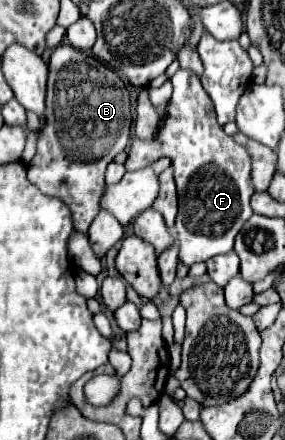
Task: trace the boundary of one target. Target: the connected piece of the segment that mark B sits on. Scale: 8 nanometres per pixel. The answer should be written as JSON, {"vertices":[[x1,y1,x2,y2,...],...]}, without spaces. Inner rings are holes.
{"vertices":[[59,44,49,60,49,82,47,82,47,110,45,110,45,126,37,140,37,154,27,166,27,178,41,192,49,196,61,198,71,214,77,232,87,232,89,224,99,212,99,196,105,188,105,168,115,158,115,154,123,152,129,144,131,132,131,100,129,90,119,74,115,74,107,64,95,60,93,56,73,48,71,44]]}

